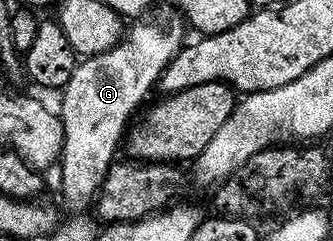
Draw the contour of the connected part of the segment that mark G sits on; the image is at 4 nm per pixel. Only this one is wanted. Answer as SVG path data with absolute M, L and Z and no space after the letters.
M146 21L136 22L136 25L132 30L128 30L125 39L120 40L120 42L113 46L107 52L98 53L96 56L86 57L80 60L74 69L73 75L70 76L69 83L64 86L61 96L61 107L59 107L60 121L63 125L63 148L59 151L59 164L61 163L61 203L64 209L71 215L81 215L88 211L90 205L95 201L95 196L98 194L99 190L102 189L105 178L107 178L107 173L114 162L113 155L117 149L117 145L121 143L124 131L126 130L128 124L129 115L138 107L139 103L144 99L145 95L156 86L159 78L171 62L174 60L176 54L179 53L183 46L183 39L181 39L180 31L173 27L171 29L165 29L155 23L145 23Z

